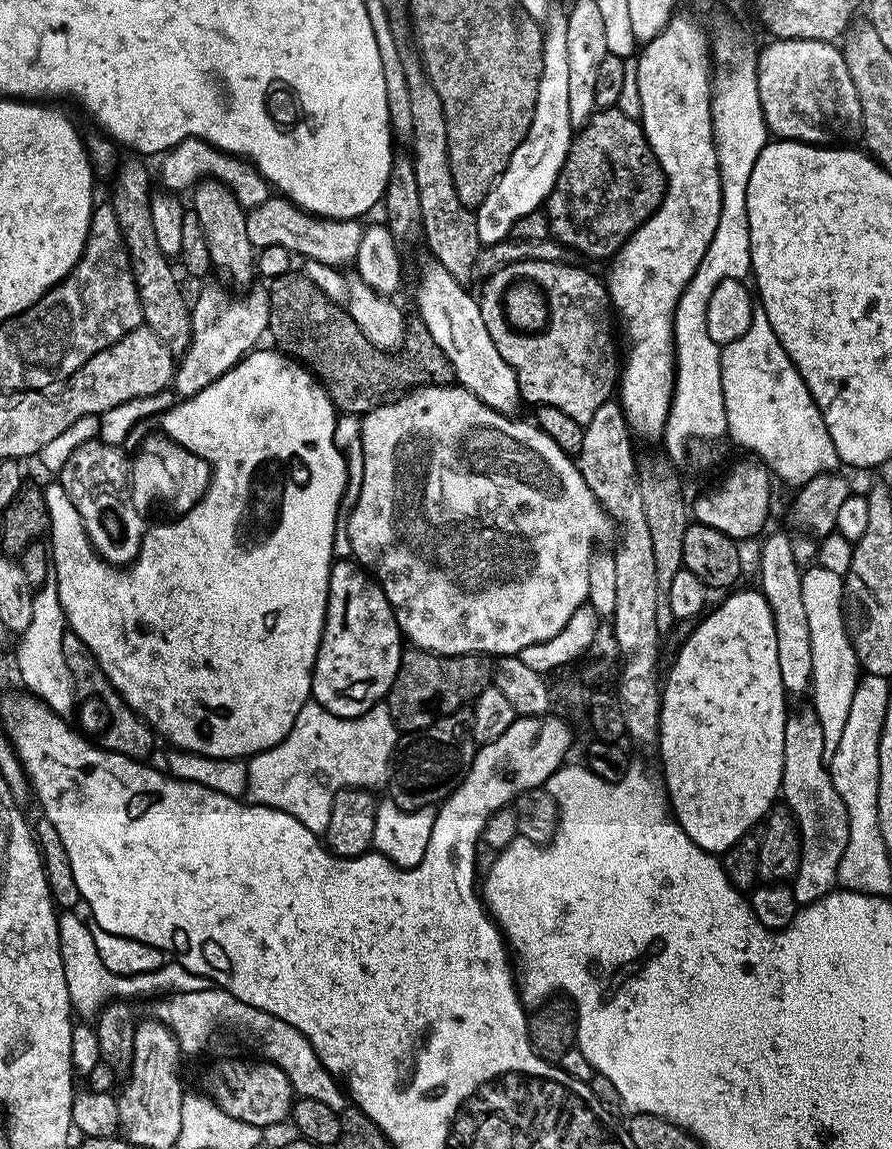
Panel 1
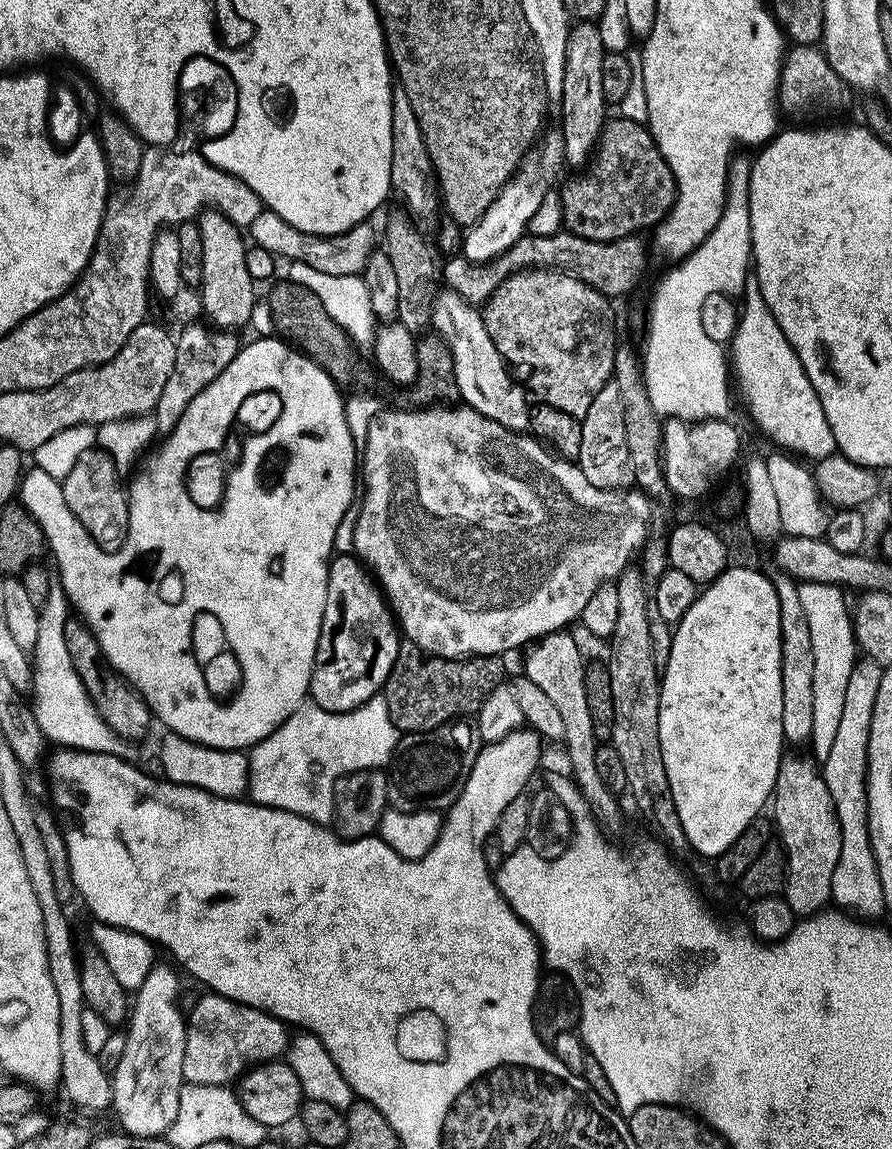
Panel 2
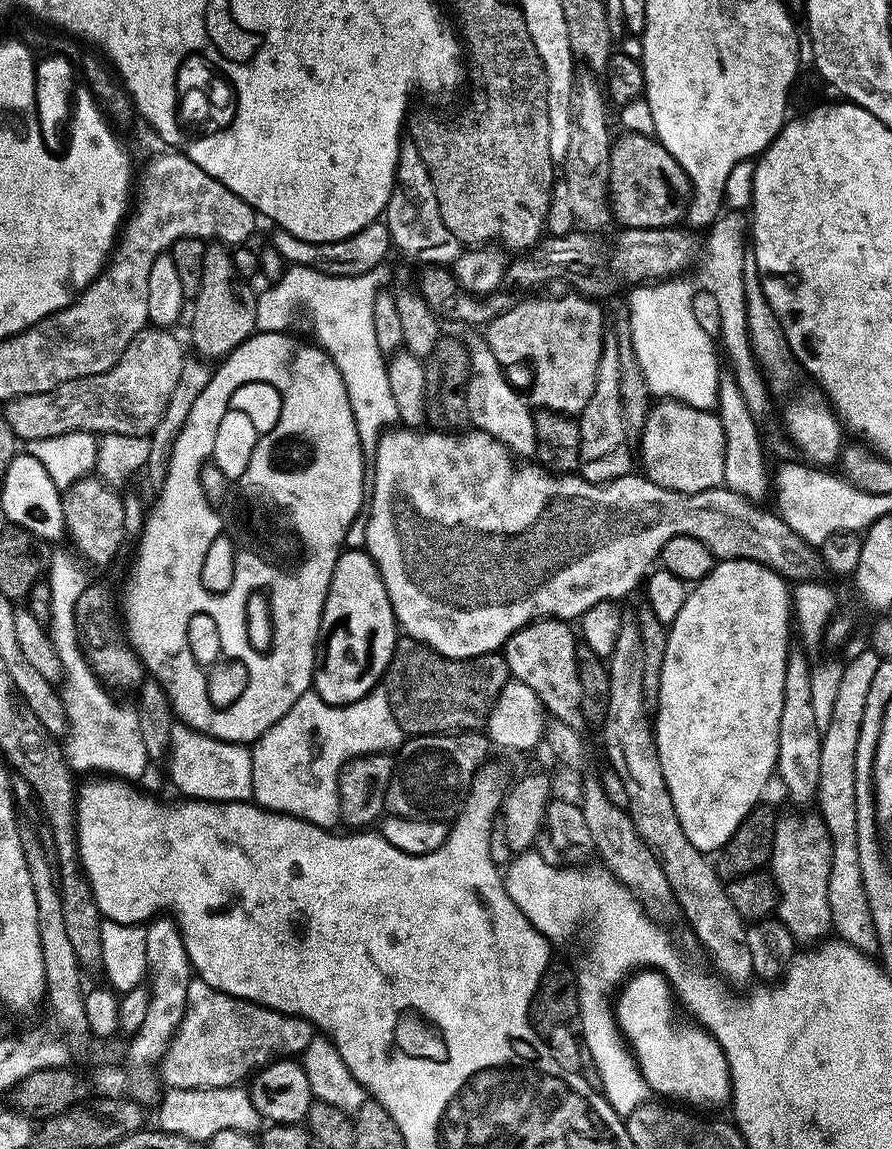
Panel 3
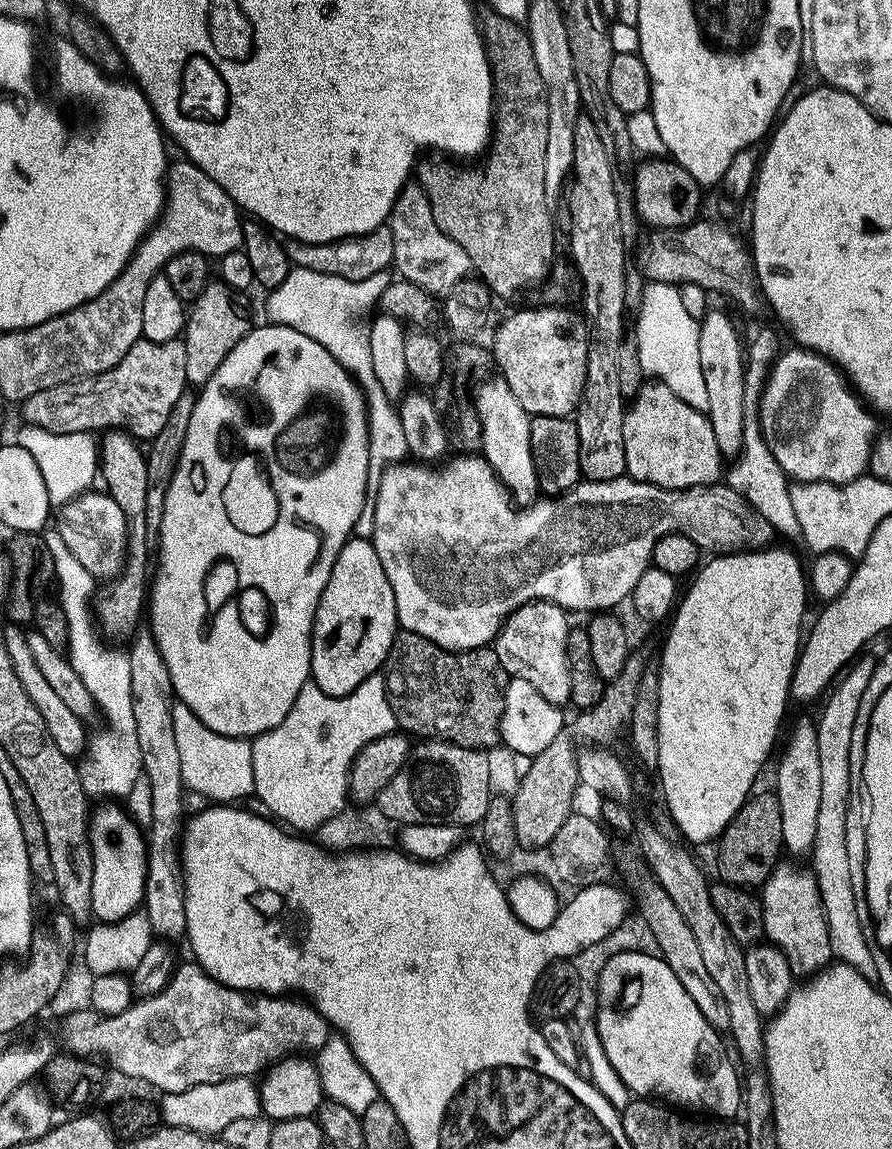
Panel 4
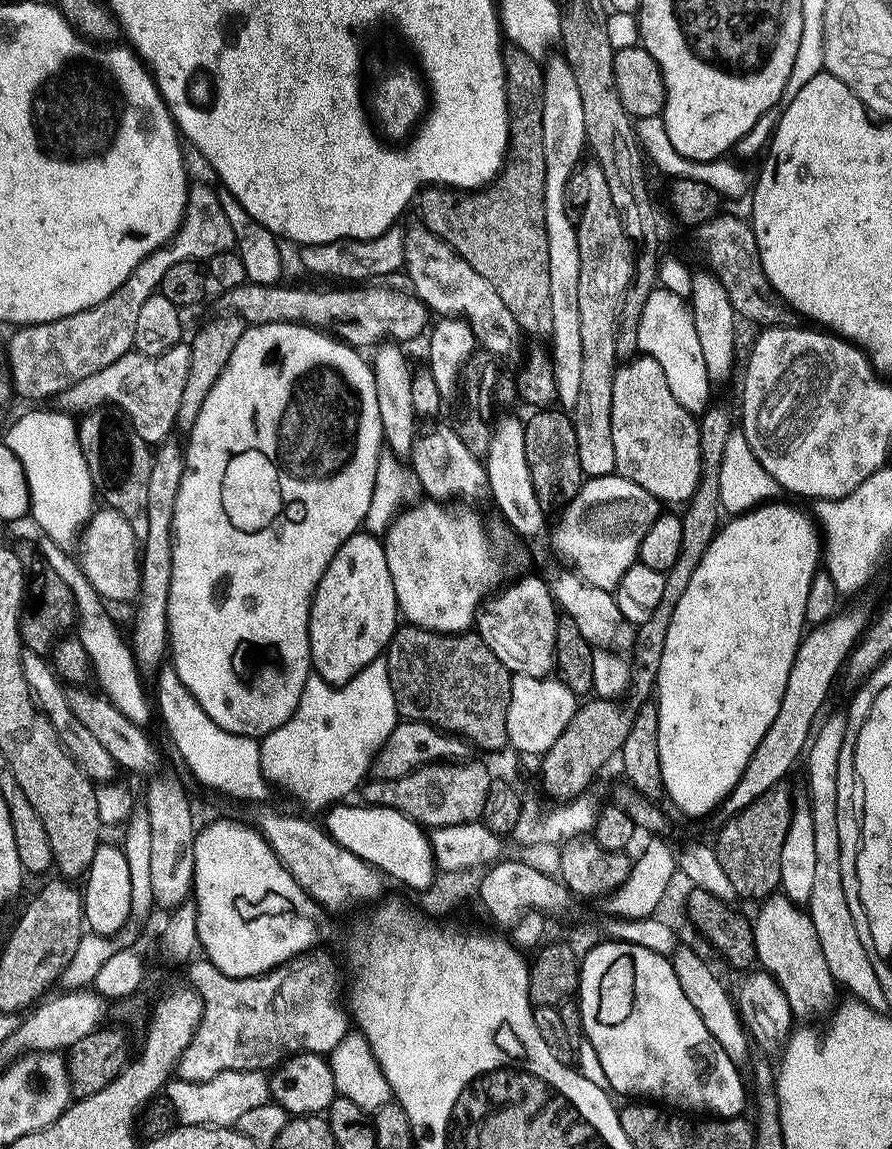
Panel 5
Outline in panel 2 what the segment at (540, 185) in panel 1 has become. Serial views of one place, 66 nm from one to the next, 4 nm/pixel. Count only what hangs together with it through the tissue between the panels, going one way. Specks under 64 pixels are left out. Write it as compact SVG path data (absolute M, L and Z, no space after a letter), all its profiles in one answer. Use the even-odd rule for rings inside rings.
M561 135L547 136L543 139L540 149L538 166L527 165L513 177L512 182L500 192L490 210L483 215L477 225L473 225L463 237L463 257L474 266L486 266L496 260L506 250L510 250L527 235L530 219L545 201L546 194L552 190L556 174L565 163L564 140Z

